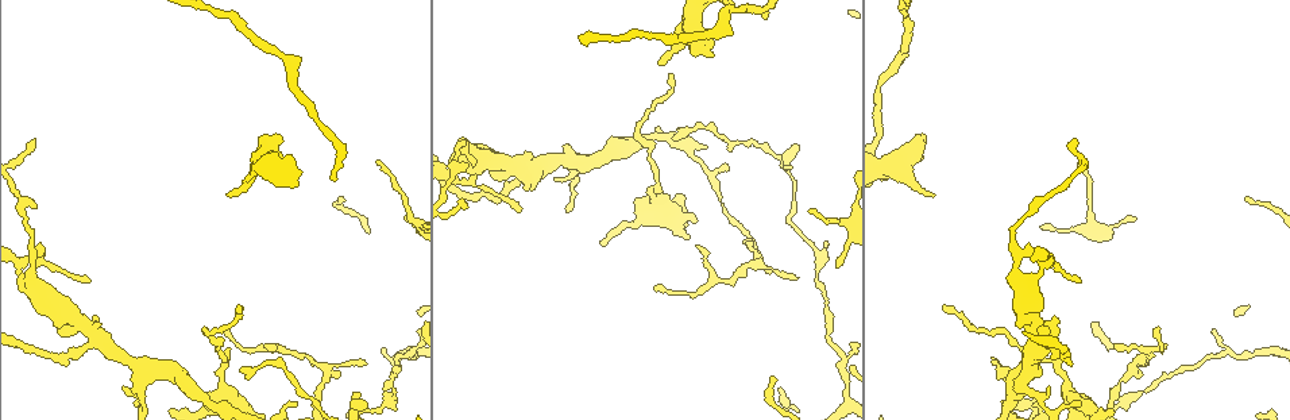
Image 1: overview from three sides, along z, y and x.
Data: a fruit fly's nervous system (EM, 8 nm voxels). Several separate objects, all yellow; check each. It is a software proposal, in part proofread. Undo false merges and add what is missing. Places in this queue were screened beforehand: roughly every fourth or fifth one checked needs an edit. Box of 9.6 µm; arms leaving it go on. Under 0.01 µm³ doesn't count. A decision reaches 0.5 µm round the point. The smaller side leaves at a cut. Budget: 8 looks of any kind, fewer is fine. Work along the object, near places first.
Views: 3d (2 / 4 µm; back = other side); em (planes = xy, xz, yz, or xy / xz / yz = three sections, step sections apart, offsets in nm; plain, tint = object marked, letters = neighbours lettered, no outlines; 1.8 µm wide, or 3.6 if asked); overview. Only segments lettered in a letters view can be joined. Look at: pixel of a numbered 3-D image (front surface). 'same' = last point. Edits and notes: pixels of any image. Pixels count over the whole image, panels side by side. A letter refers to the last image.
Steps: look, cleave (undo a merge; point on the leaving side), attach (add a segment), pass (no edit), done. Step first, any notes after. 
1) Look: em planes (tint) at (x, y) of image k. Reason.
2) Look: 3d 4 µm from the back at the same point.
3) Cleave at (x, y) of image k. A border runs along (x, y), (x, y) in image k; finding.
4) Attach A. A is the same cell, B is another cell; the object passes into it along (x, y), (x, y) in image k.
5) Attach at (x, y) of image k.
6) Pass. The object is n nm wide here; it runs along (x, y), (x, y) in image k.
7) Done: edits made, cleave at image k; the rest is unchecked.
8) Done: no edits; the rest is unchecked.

Look: em planes (tint) at (933, 194) of image 1. An open end.

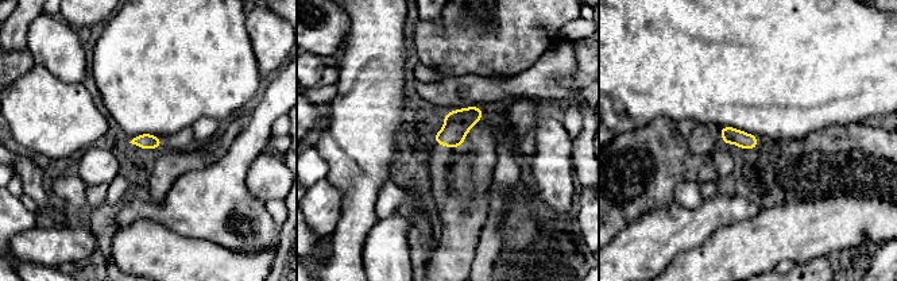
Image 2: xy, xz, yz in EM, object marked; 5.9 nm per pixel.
Look: em planes (letters) at the same point.

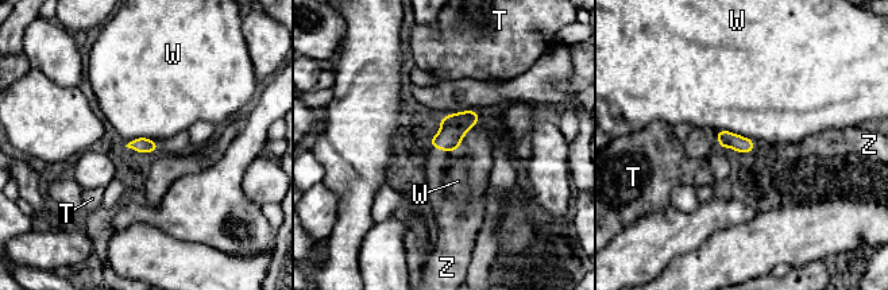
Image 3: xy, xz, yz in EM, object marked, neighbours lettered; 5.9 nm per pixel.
Attach at (437, 162) of image 3. Z is the same cell, T and W are other cells; the object passes into it along (454, 127), (441, 149), (437, 162) in image 3; it goes on there.

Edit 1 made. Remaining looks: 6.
Look: em xz step 4 (tint) at (205, 328) of image 1. Sharp bend.

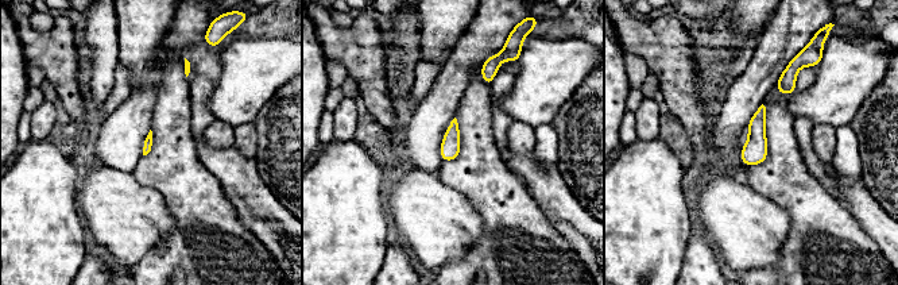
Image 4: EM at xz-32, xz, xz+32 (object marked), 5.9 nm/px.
Look: em planes (letters) at the same point.

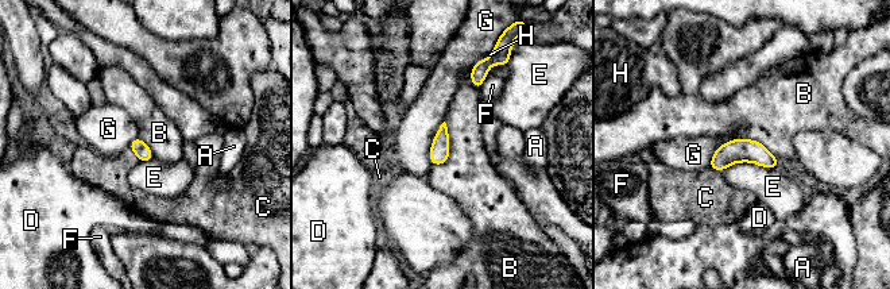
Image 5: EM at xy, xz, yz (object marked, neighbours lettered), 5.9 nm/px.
Pass. The object is 90 nm wide here; A, B, C, D, E, F, G and H are other cells; a border runs along (724, 142), (758, 141), (780, 161) in image 5; all the same cell.

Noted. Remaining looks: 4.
Look: 3d 2 µm at (1130, 370) of image 1. Sharp bend.

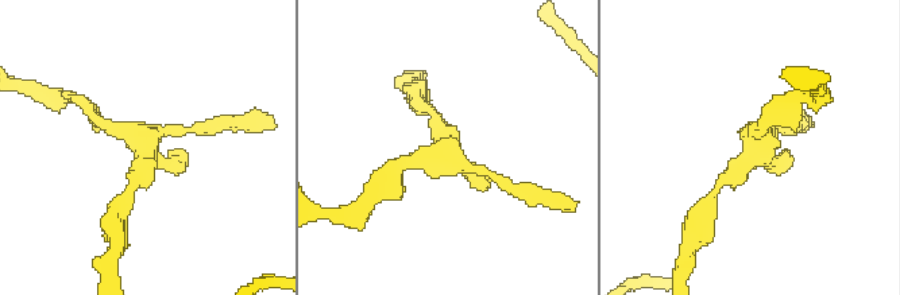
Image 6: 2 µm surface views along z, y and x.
Look: em planes (tint) at (444, 156) of image 6.

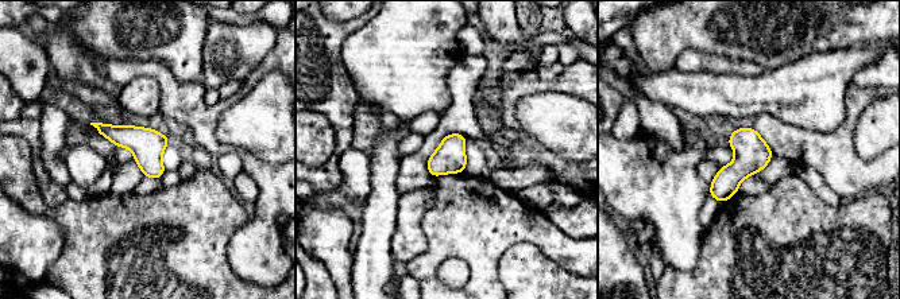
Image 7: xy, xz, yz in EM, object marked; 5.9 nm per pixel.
Look: em planes (letters) at the same point. What lies round it.

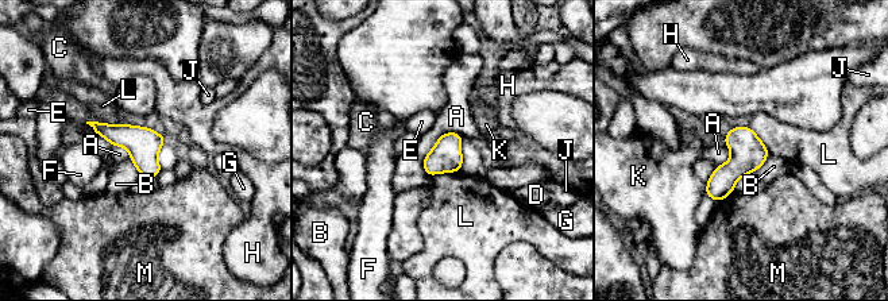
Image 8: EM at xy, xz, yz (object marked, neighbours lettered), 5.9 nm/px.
Pass. The longest contact is with A, 320 nm; A, B, C, D, E, F, G, H, J, K, L and M are other cells; a border runs along (459, 132), (437, 139), (427, 174) in image 8; one cell here.

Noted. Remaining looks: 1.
Done: edits made, attach at image 3; the rest is unchecked.

